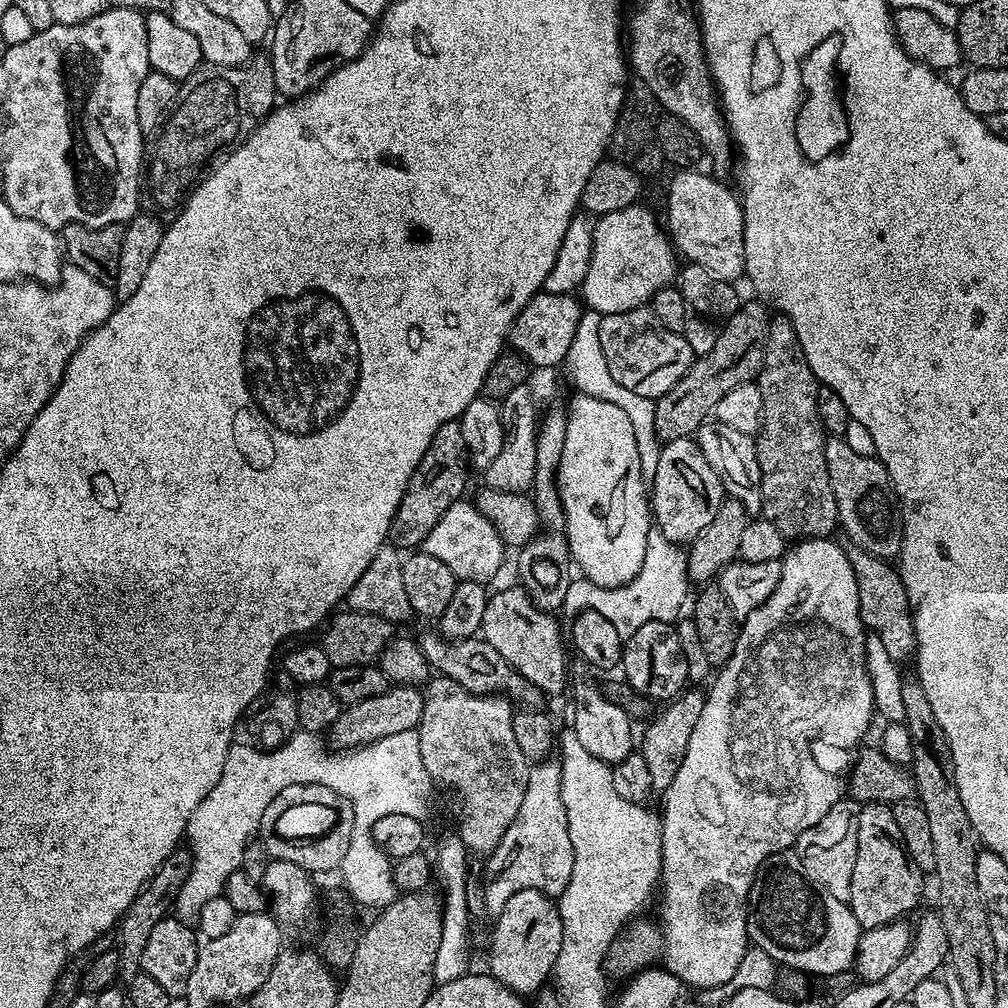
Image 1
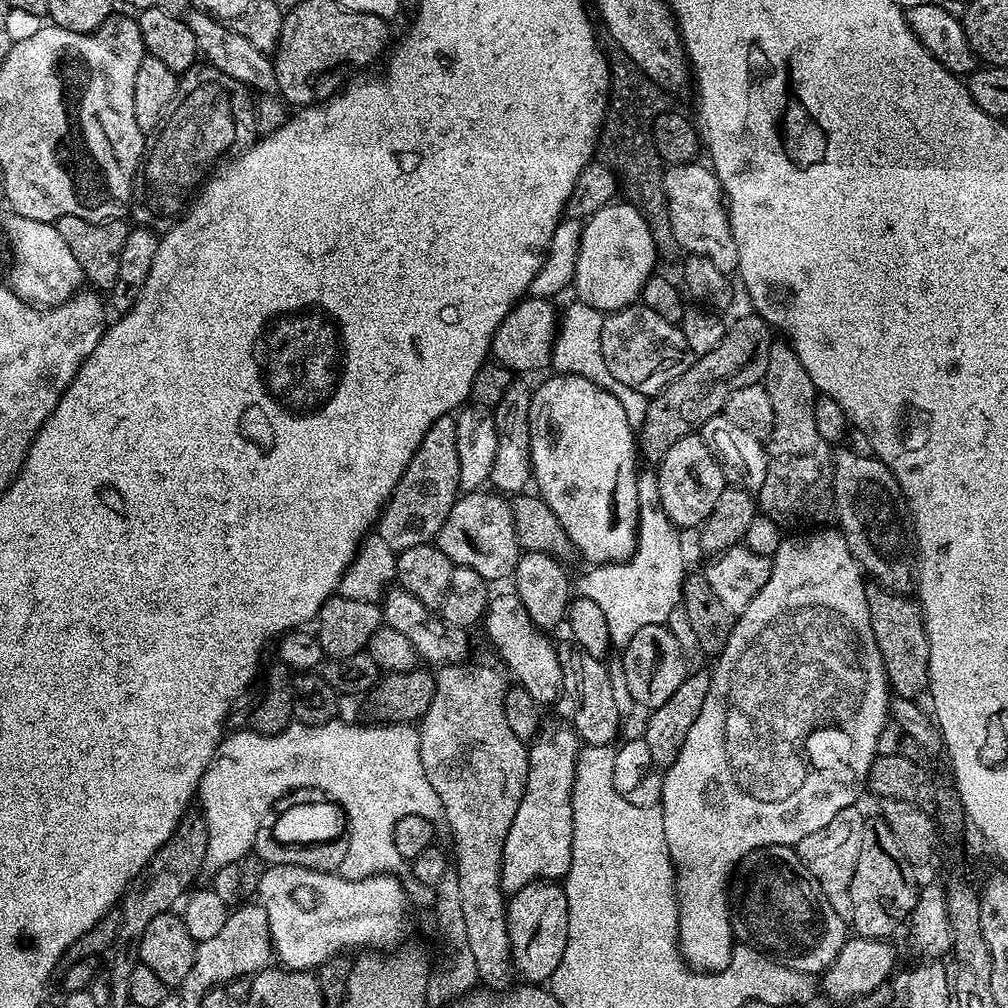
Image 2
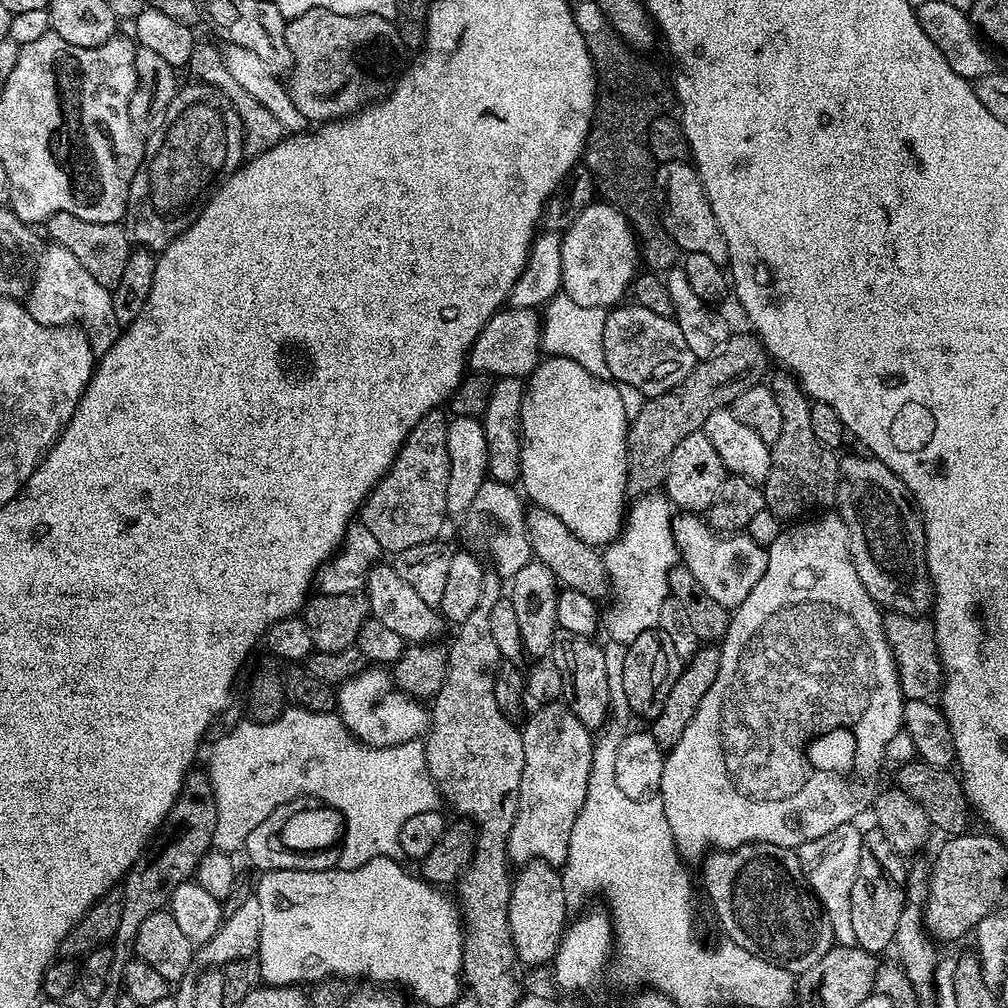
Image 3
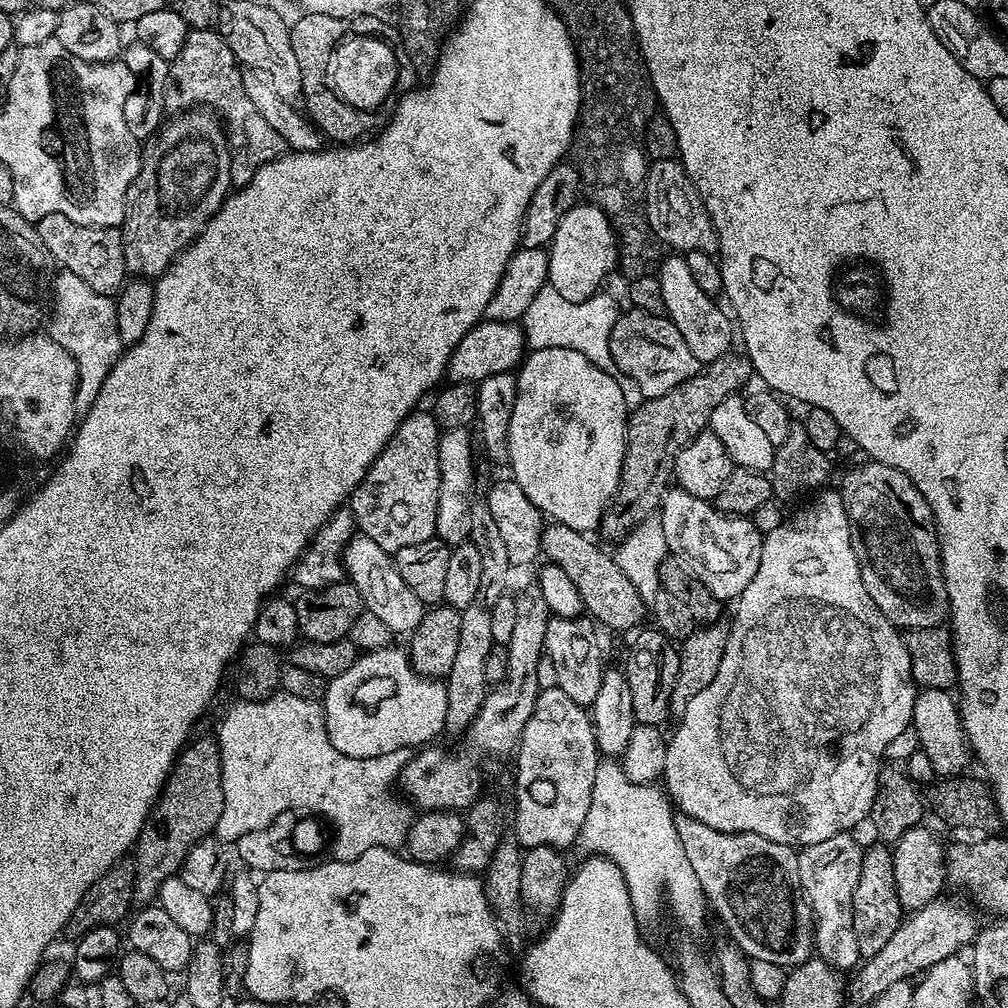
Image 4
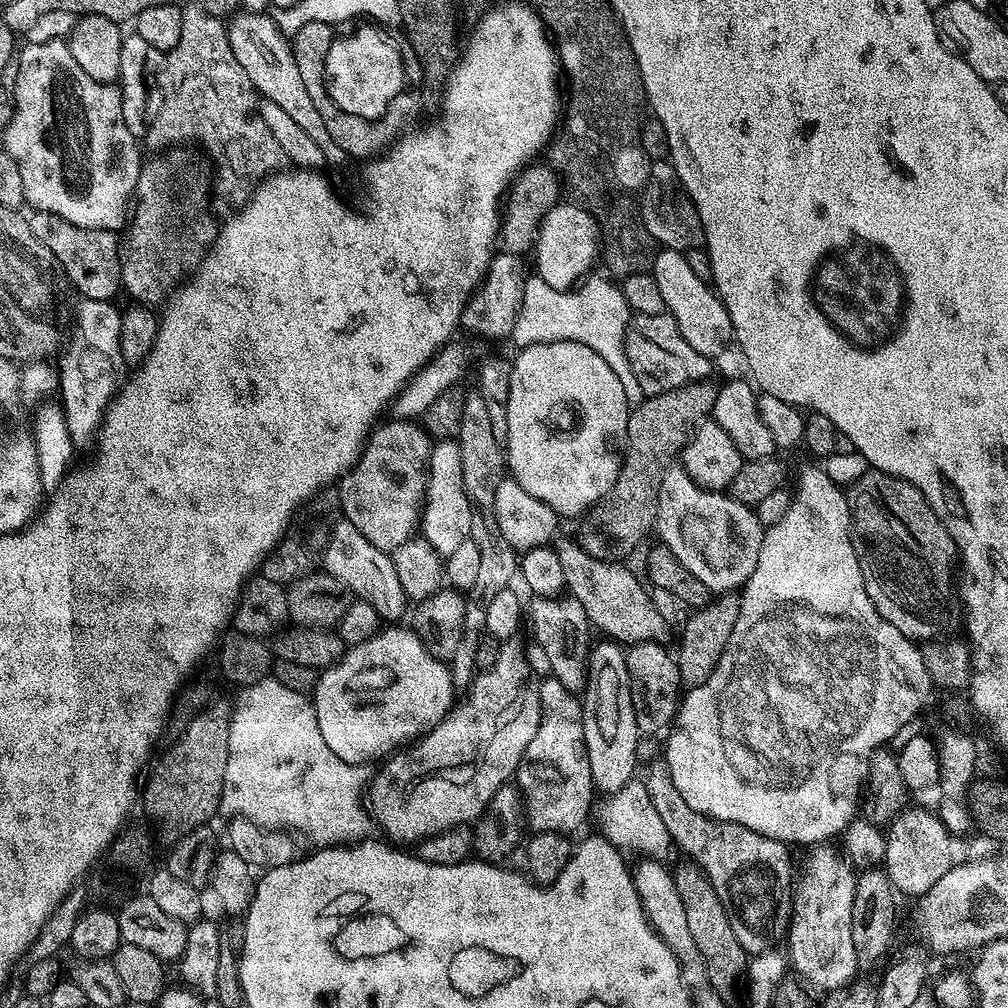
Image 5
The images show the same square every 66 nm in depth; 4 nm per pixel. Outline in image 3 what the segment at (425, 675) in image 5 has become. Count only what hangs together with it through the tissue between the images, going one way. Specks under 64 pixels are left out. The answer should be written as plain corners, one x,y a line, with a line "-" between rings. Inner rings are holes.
380,666
365,667
363,672
359,672
354,678
350,678
346,683
339,685
338,715
340,721
347,726
349,732
361,744
366,744
373,748
389,748
402,742
419,740
430,728
429,709
421,701
417,700
415,696
408,696
401,688
398,688
393,677

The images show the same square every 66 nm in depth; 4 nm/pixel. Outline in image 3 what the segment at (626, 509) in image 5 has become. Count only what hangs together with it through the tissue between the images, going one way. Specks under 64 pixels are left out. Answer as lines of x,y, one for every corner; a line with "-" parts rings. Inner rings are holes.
733,334
729,336
726,346
718,354
714,354
708,360
701,360
692,373
684,379
678,386
674,386
670,391
662,393
660,396
653,396
645,399
642,410
631,417
628,426
628,490
627,495
635,498
645,496
648,493
655,493
661,487
668,473
668,459
670,454
674,454
674,446
682,442
690,434
703,429
706,418
714,414
714,410
729,407
746,390
750,390
756,384
765,379
764,371
770,365
770,357
764,350
764,343
759,336
747,334
739,336

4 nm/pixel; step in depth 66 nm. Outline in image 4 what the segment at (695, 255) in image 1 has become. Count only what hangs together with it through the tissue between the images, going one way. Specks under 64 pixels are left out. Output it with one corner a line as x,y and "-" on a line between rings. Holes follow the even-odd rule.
679,159
652,160
648,170
646,192
650,197
646,204
648,225
661,245
668,247
669,244
672,247
669,249
680,254
690,251
712,254
717,251
716,231
710,222
706,206

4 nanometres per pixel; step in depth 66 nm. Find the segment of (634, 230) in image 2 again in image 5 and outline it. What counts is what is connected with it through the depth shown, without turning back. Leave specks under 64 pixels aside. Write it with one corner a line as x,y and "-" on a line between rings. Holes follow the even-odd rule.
561,202
552,207
550,214
546,214
540,227
540,237
536,240
534,249
534,272
539,280
546,282
546,286
554,286
554,290
566,292
573,289
592,270
592,263
595,260
597,263
601,252
600,225
596,219
575,202

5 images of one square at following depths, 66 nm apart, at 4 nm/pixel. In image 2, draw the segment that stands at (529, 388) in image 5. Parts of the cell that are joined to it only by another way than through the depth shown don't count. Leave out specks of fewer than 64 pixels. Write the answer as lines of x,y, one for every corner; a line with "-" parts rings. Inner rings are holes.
552,374
549,380
535,385
533,409
545,408
548,420
556,433
552,445
544,444
532,453
532,474
535,491
547,502
550,510
562,522
573,549
595,566
629,559
636,546
638,526
638,436
626,418
626,410
610,390
581,376

